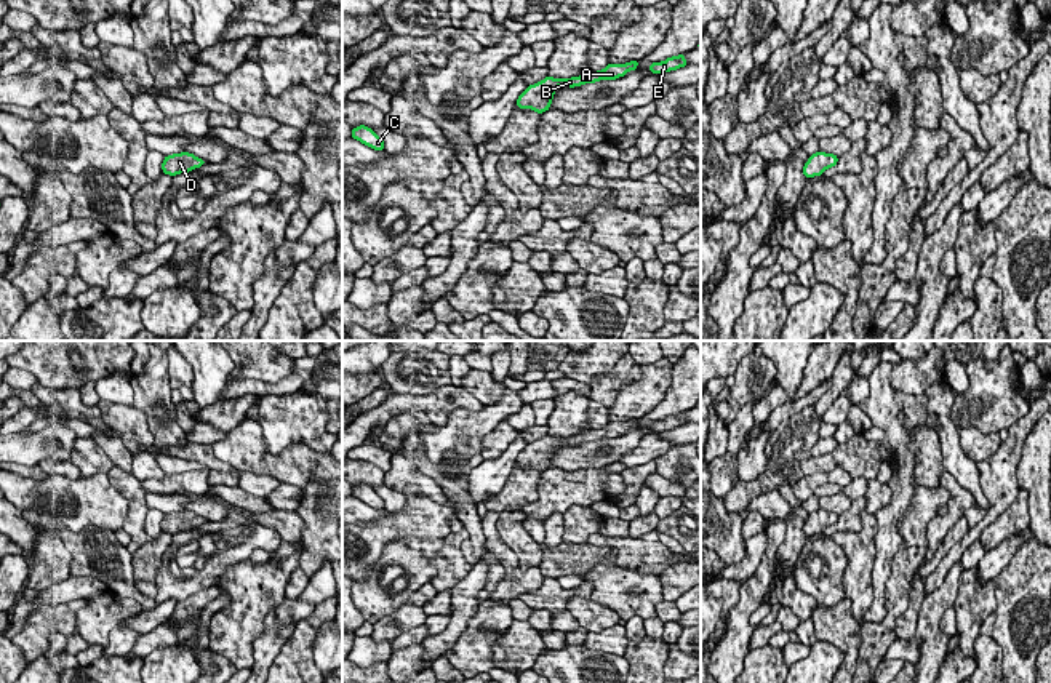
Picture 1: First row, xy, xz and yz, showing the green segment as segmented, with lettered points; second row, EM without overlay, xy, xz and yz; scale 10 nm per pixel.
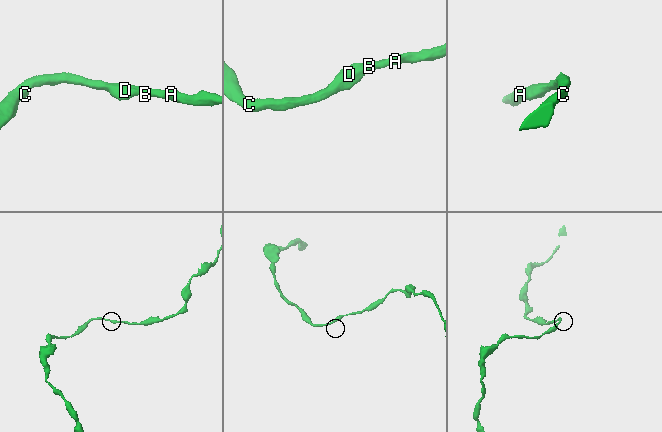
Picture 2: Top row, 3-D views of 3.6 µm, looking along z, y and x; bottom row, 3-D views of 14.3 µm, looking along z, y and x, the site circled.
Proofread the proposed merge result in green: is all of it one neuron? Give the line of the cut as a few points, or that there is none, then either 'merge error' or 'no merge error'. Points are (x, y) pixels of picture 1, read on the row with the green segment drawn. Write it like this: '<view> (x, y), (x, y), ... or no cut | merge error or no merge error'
no cut | no merge error

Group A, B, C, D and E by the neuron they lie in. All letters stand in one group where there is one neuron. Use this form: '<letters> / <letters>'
A B C D E

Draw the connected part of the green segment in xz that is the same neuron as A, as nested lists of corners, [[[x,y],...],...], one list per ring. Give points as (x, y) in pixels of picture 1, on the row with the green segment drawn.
[[[630,61],[625,64],[608,64],[603,70],[587,72],[579,77],[571,78],[553,78],[545,77],[544,80],[526,86],[526,90],[518,96],[515,106],[520,109],[533,109],[539,115],[550,109],[553,94],[557,88],[561,86],[581,86],[584,83],[595,83],[600,80],[616,80],[624,77],[627,72],[635,70],[638,67],[638,61]]]

